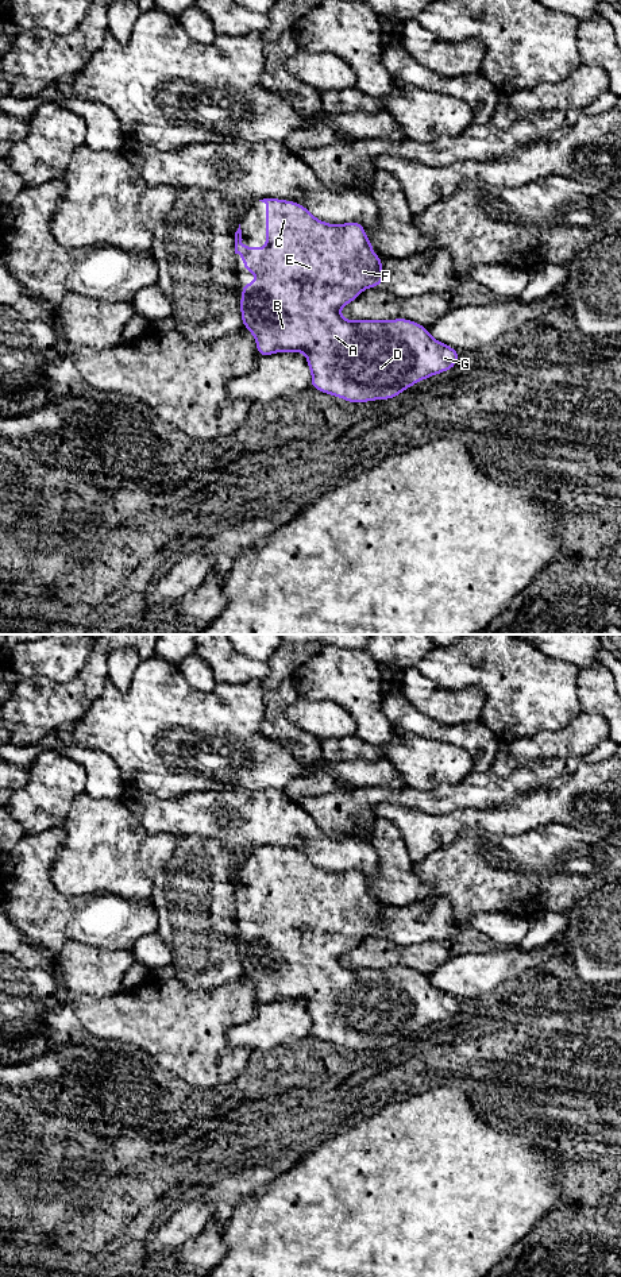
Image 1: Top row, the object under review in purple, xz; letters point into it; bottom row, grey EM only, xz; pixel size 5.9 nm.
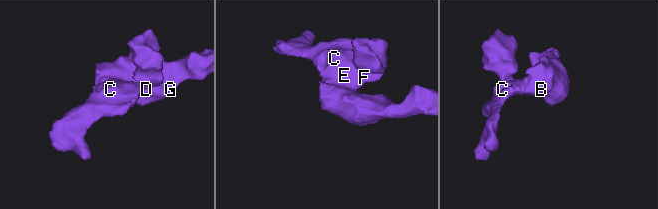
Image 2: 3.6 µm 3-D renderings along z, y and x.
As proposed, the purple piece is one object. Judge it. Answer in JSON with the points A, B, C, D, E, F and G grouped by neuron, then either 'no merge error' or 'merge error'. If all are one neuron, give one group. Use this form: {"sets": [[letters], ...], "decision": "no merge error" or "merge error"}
{"sets": [["A", "B", "C", "D", "E", "F", "G"]], "decision": "no merge error"}

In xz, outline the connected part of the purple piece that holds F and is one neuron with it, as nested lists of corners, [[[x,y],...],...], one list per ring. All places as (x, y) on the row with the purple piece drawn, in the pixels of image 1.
[[[263,198],[259,200],[266,204],[266,247],[262,250],[256,244],[254,248],[244,247],[242,244],[242,229],[240,224],[238,231],[235,232],[235,254],[240,255],[244,261],[243,270],[248,273],[254,273],[258,275],[254,283],[243,283],[240,289],[244,292],[240,296],[240,313],[243,327],[247,328],[255,342],[256,351],[259,356],[267,356],[277,352],[305,352],[306,354],[306,364],[312,371],[310,387],[323,391],[325,394],[331,394],[333,397],[343,398],[351,404],[360,404],[375,400],[392,400],[397,397],[401,391],[409,389],[417,382],[424,381],[432,375],[444,373],[456,366],[459,360],[458,350],[433,339],[428,329],[412,320],[408,319],[394,319],[394,320],[346,320],[340,316],[340,309],[343,305],[347,305],[356,300],[359,294],[367,288],[377,288],[385,281],[385,274],[381,269],[381,263],[383,256],[375,256],[373,254],[374,247],[369,242],[366,231],[363,225],[358,221],[347,221],[344,224],[329,224],[316,219],[310,211],[302,207],[298,202],[279,200],[279,198]]]

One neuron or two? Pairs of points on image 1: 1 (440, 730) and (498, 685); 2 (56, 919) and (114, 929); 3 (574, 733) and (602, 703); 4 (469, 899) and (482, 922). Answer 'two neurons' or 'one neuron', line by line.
1: two neurons
2: one neuron
3: two neurons
4: two neurons

